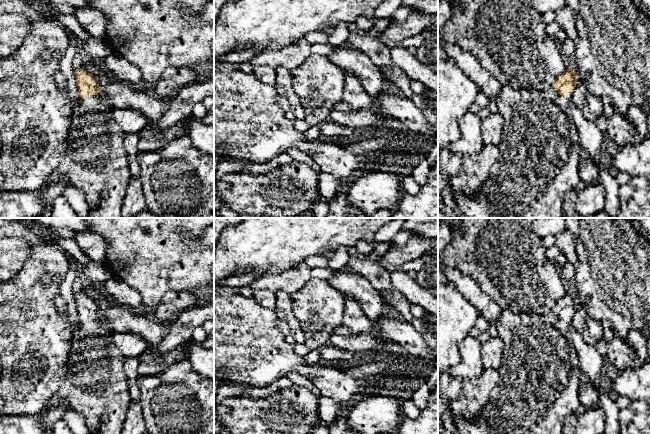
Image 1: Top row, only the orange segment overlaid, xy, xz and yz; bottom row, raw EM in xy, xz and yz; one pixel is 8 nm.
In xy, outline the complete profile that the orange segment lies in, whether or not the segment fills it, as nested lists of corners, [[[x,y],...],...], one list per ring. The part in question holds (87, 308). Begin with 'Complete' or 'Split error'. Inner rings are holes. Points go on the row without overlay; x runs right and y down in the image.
Split error. [[[83,291],[77,293],[74,300],[82,323],[79,328],[73,329],[65,380],[59,391],[49,400],[47,409],[60,406],[63,401],[67,401],[70,410],[74,410],[85,417],[89,434],[122,434],[126,414],[131,402],[128,381],[124,373],[125,357],[118,347],[113,344],[113,332],[105,322],[100,320],[101,313],[96,301]]]

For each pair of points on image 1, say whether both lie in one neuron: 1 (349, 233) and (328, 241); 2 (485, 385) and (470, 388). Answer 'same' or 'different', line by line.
1: same
2: same

